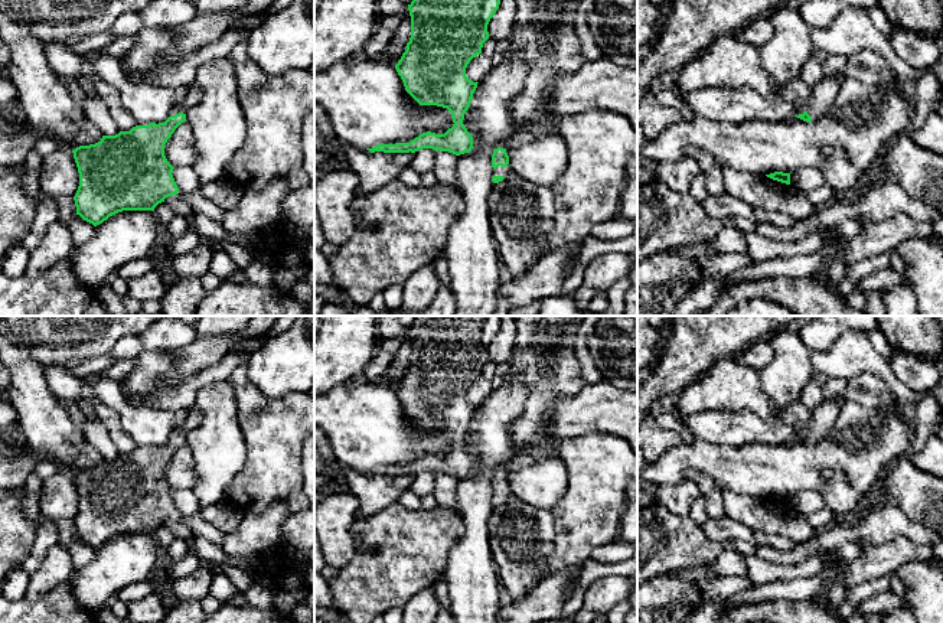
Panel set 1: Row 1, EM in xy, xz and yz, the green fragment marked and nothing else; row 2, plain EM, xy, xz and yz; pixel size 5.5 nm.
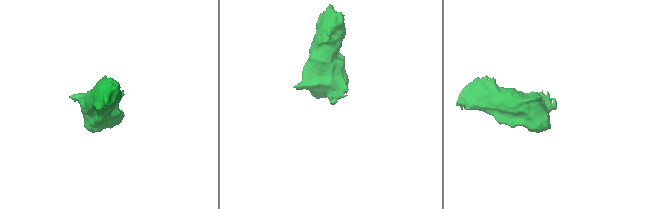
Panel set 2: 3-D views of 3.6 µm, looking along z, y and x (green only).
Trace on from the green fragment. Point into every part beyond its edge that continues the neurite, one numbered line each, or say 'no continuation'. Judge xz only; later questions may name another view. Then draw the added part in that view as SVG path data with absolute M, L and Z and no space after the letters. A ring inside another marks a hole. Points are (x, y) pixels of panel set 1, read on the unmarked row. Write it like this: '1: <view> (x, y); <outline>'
1: xz (499, 493); M509 487L506 490L499 489L499 490L493 492L492 500L493 499L503 499L503 500L506 500L506 499L509 499L512 496L513 495L512 495L512 490Z

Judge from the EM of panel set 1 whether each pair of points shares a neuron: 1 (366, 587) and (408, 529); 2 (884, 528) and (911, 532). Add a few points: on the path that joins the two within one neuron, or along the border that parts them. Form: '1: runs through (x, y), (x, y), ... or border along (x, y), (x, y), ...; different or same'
1: runs through (381, 573), (408, 544); same
2: runs through (891, 528), (904, 528); same

